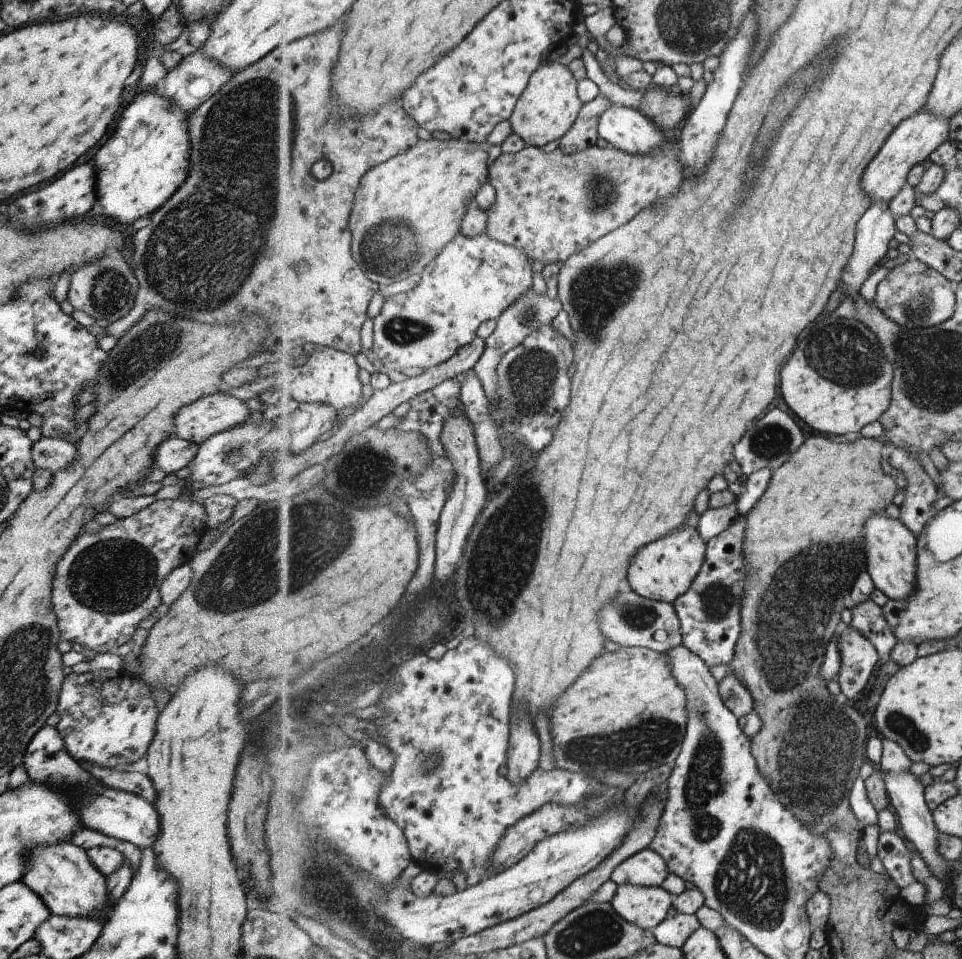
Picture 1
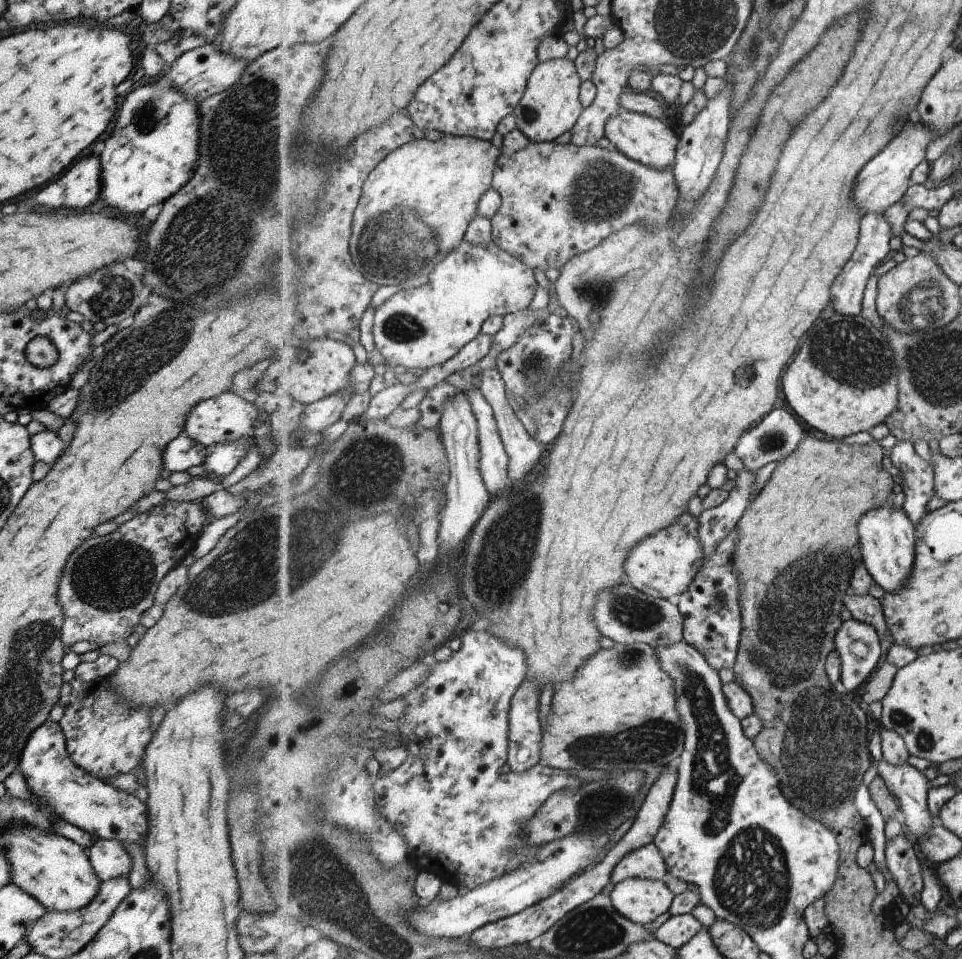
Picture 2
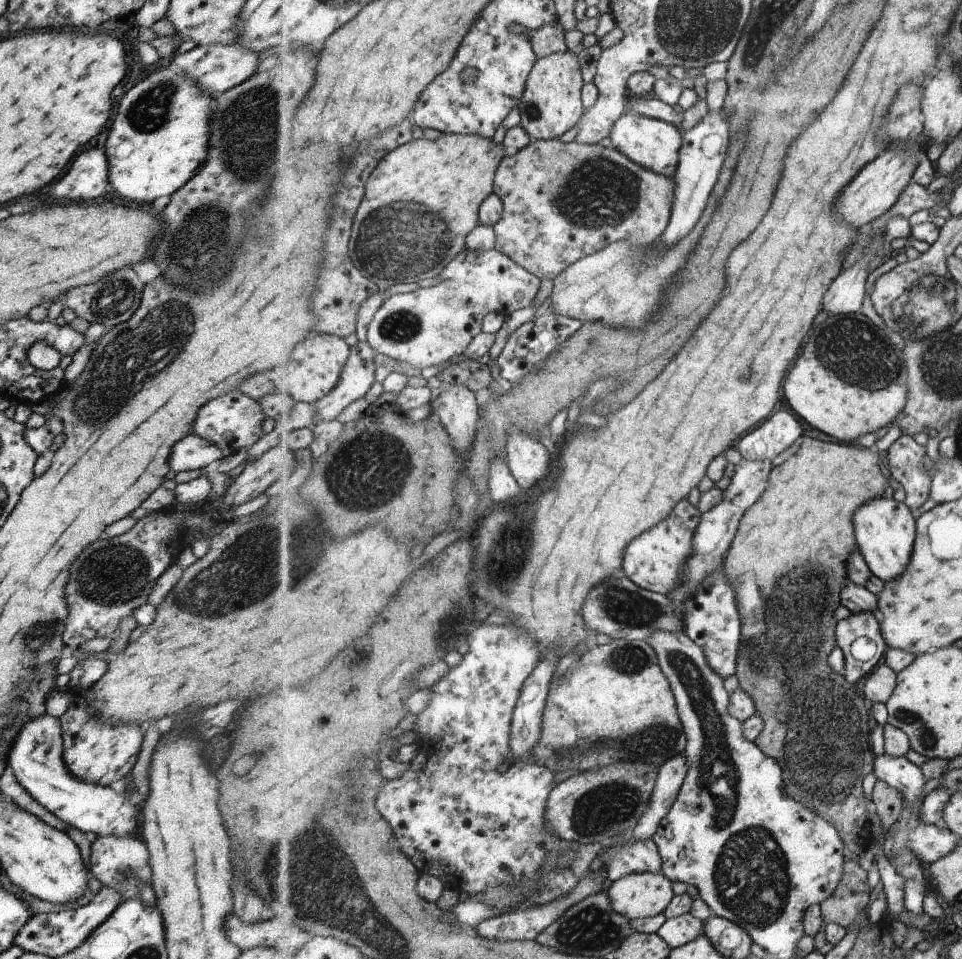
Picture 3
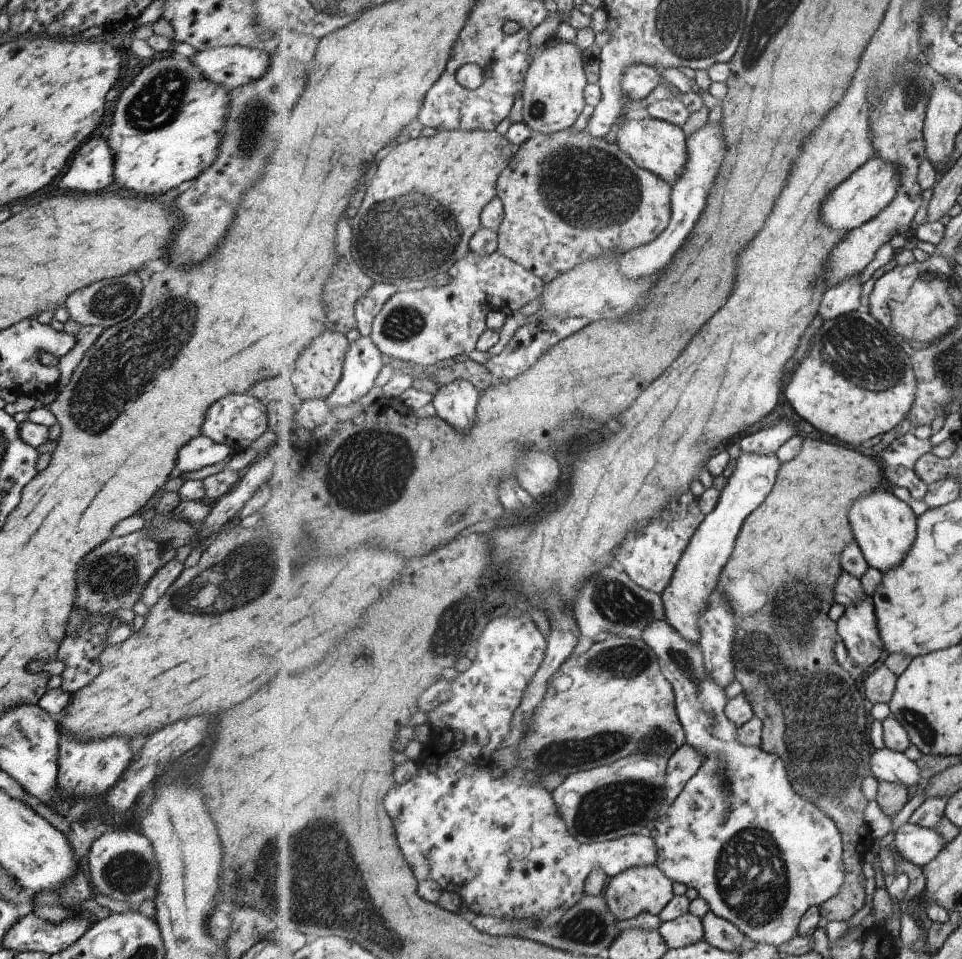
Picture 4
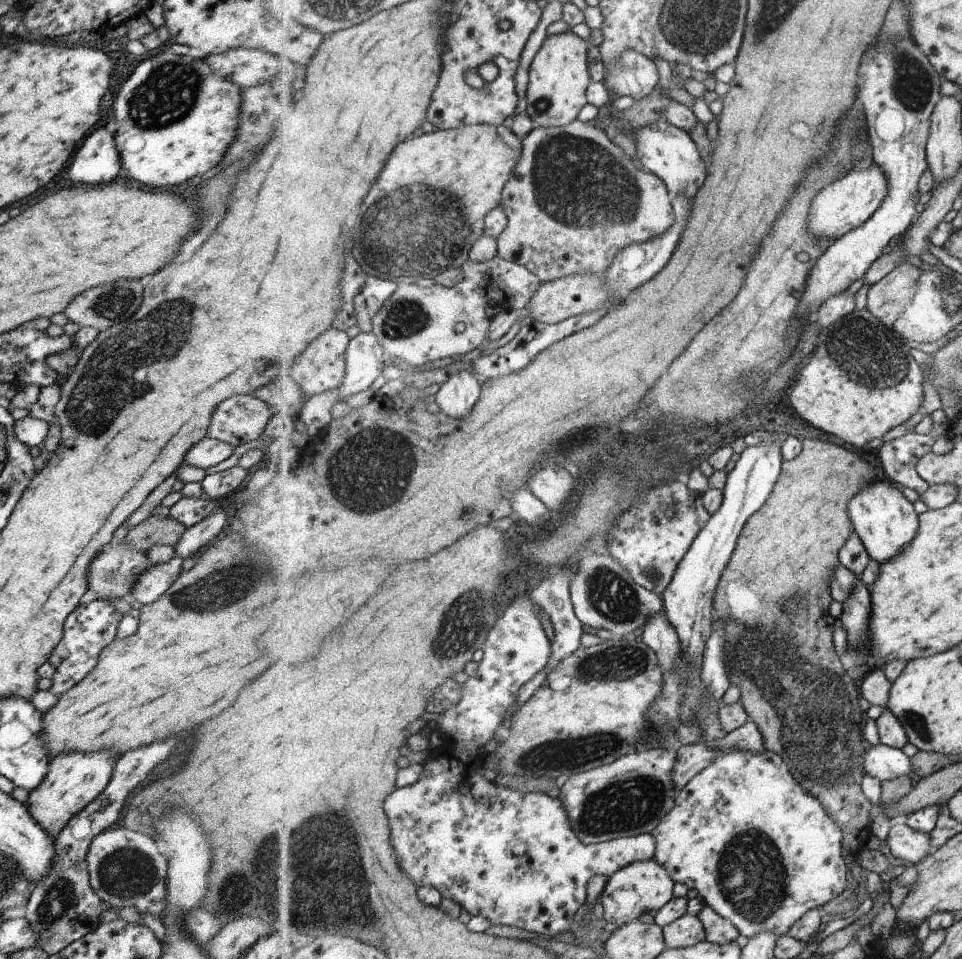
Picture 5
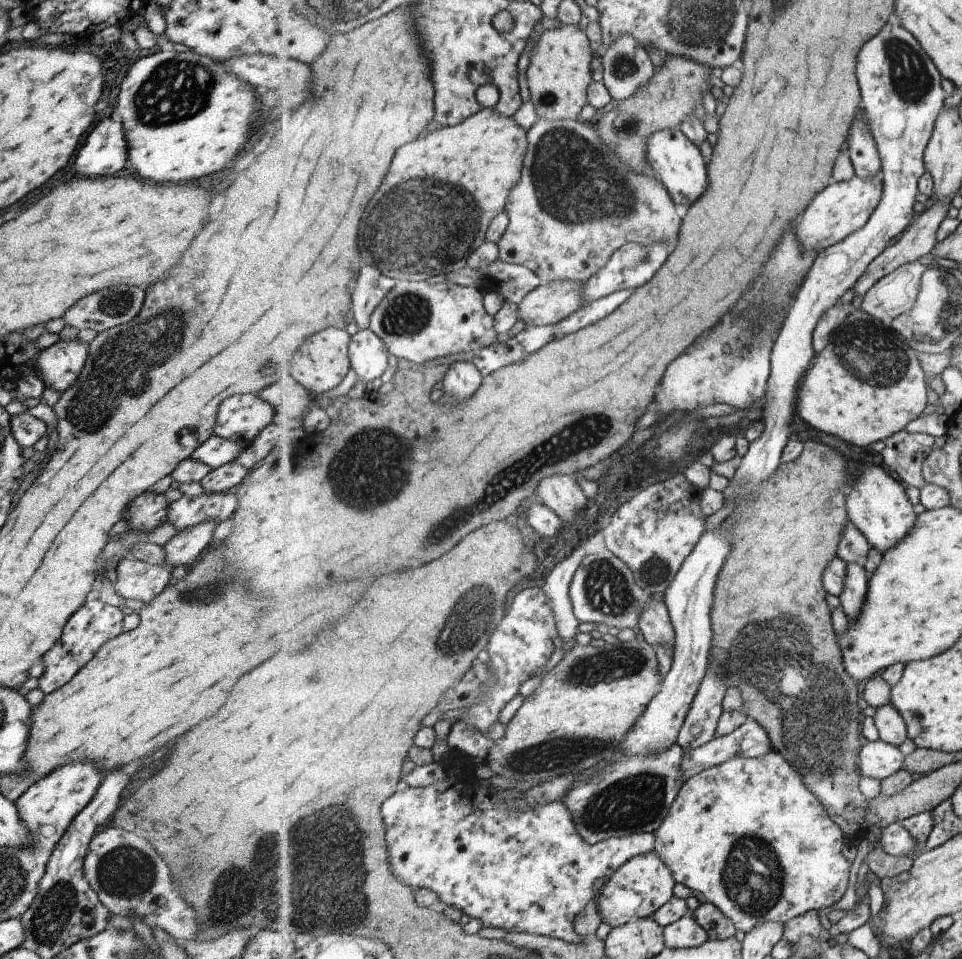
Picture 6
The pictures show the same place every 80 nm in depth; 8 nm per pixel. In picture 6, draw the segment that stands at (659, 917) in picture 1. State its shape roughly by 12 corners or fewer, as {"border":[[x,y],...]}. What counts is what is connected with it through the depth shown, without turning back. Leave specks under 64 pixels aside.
{"border":[[656,851],[631,858],[596,903],[612,929],[654,917],[674,898]]}

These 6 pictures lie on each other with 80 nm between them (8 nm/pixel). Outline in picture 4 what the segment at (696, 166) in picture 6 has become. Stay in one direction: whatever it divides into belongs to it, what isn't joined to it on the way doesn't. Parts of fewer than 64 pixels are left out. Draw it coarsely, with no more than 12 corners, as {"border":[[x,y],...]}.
{"border":[[625,118],[617,144],[672,188],[690,161],[680,126]]}

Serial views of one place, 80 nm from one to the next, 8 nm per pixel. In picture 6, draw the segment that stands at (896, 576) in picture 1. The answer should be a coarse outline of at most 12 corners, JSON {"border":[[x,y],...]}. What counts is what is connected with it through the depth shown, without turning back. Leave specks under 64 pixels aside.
{"border":[[863,465],[850,521],[885,556],[918,515],[888,470]]}

